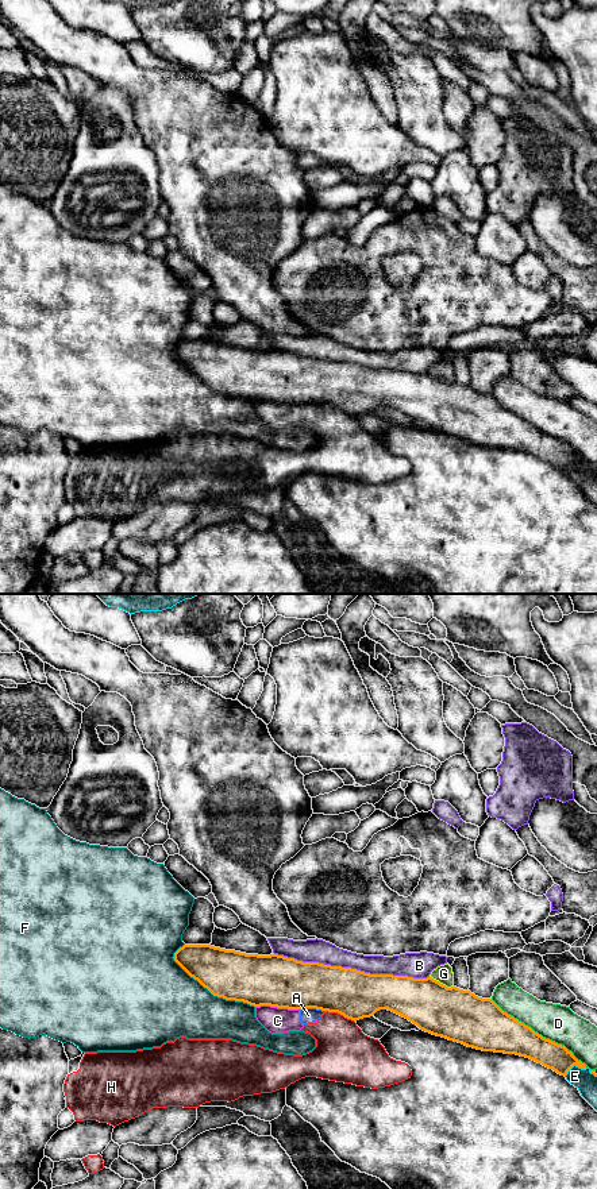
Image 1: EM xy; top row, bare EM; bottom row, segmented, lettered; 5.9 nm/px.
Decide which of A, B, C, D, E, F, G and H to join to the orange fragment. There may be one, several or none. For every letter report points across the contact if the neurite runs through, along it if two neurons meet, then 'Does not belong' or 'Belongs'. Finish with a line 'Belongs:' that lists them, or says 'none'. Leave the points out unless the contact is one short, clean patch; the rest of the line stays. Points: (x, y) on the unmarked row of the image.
A: Boundary: xy (299, 404), (320, 404), (326, 406). Does not belong
B: Does not belong
C: Boundary: xy (255, 401), (297, 405). Does not belong
D: Does not belong
E: Does not belong
F: Does not belong
G: Boundary: xy (430, 371), (447, 382), (453, 382). Does not belong
H: Does not belong
Belongs: none

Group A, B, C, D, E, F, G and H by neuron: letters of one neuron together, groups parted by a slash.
A C H / B / D / E / F / G

